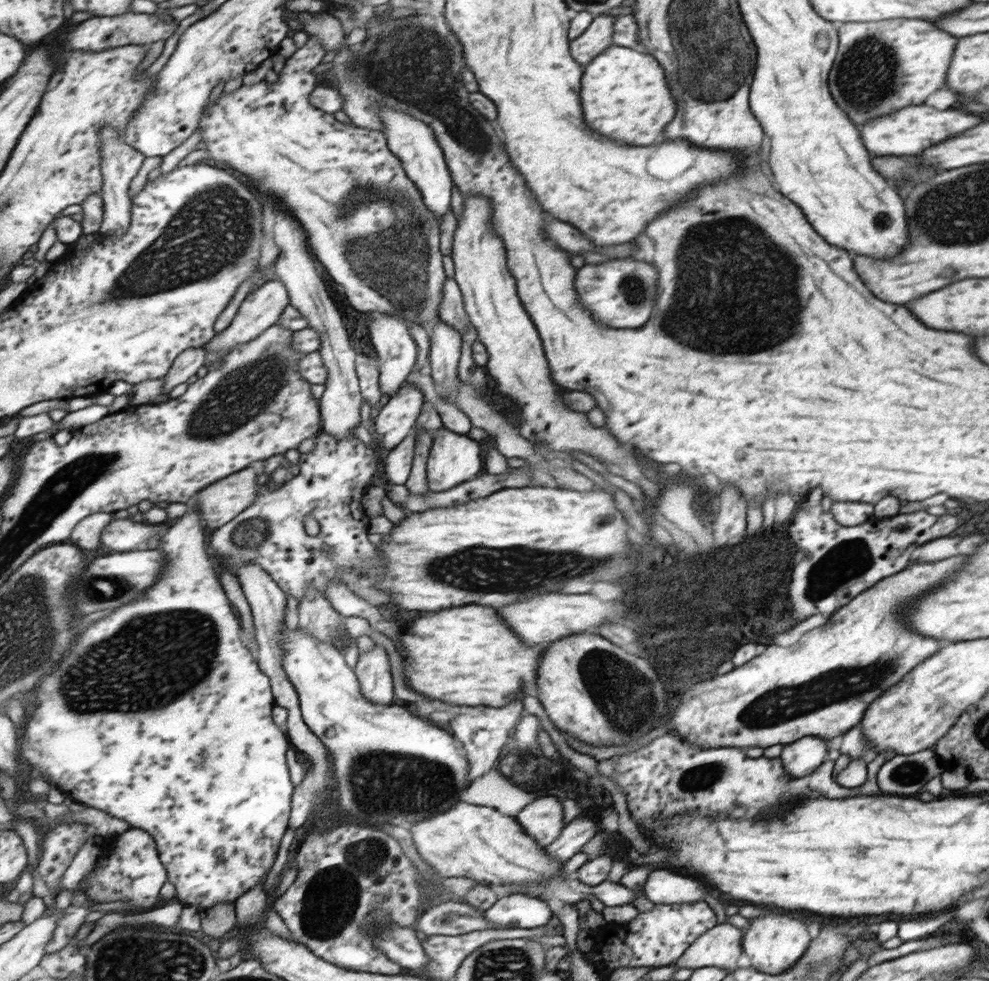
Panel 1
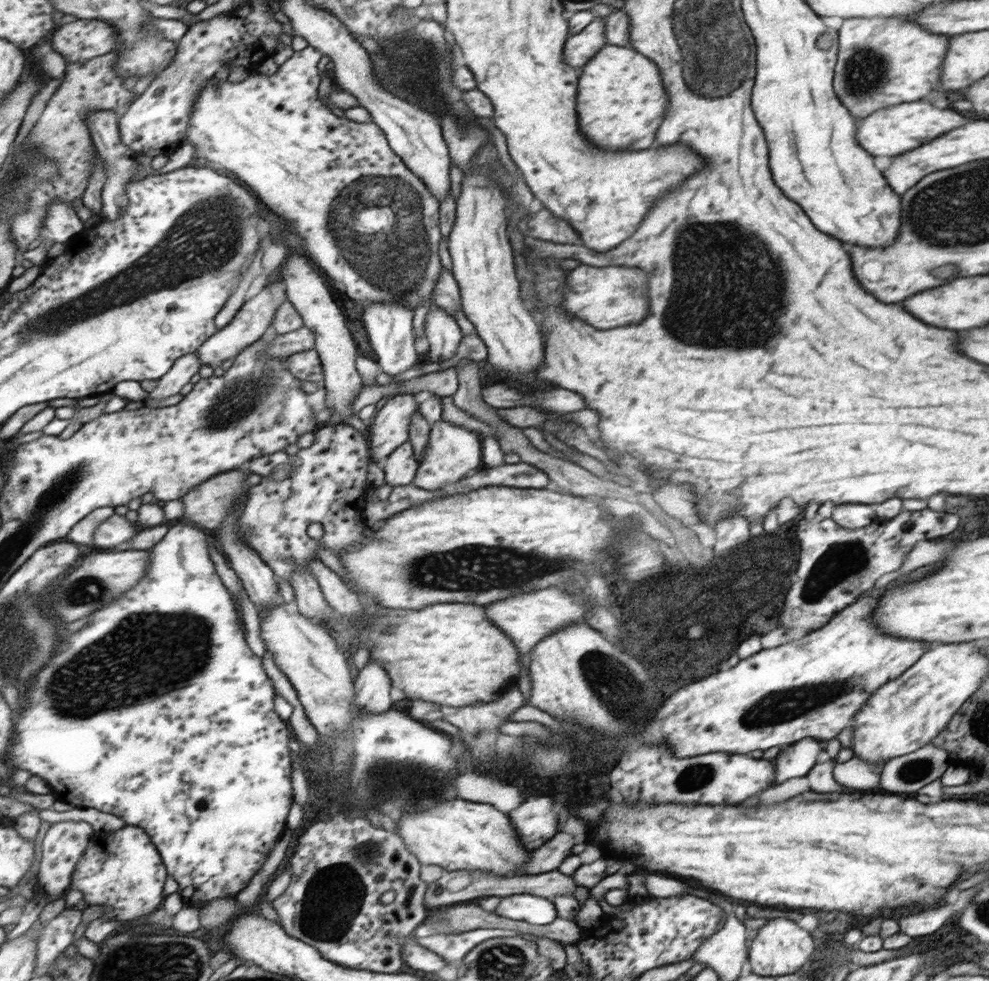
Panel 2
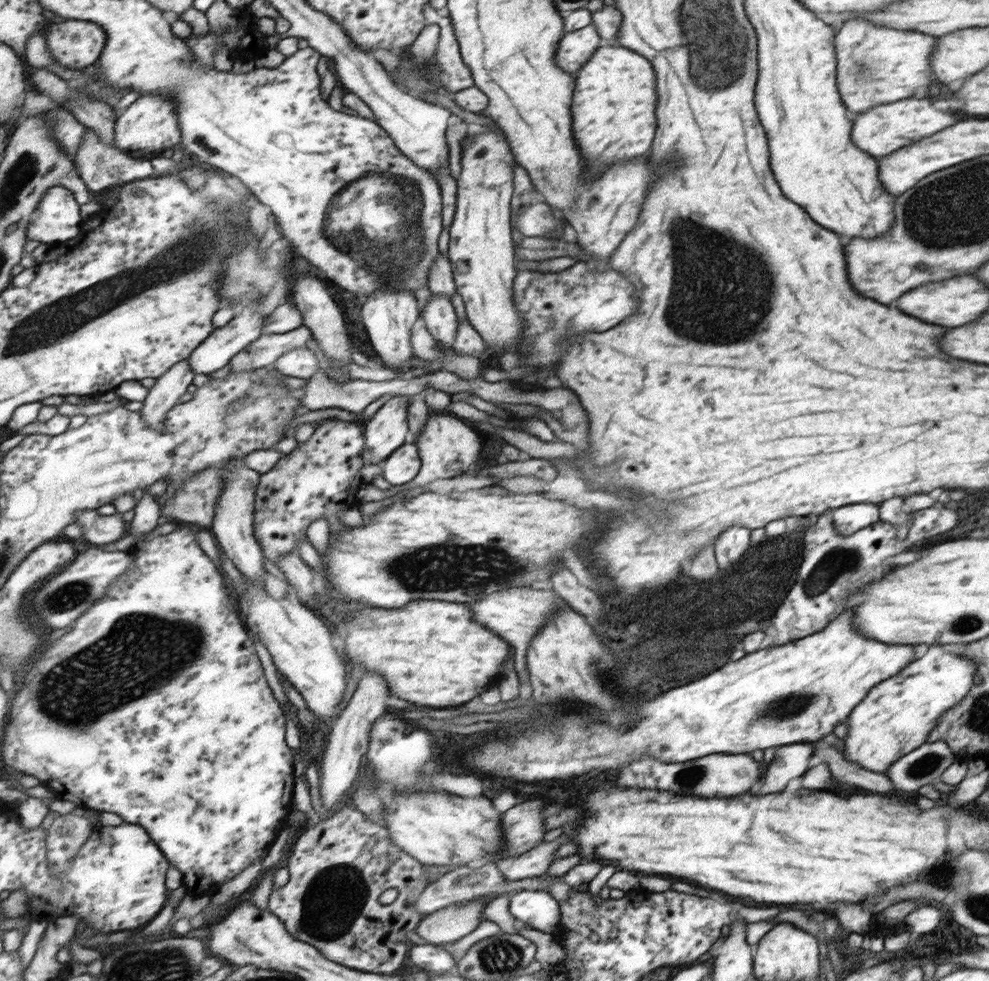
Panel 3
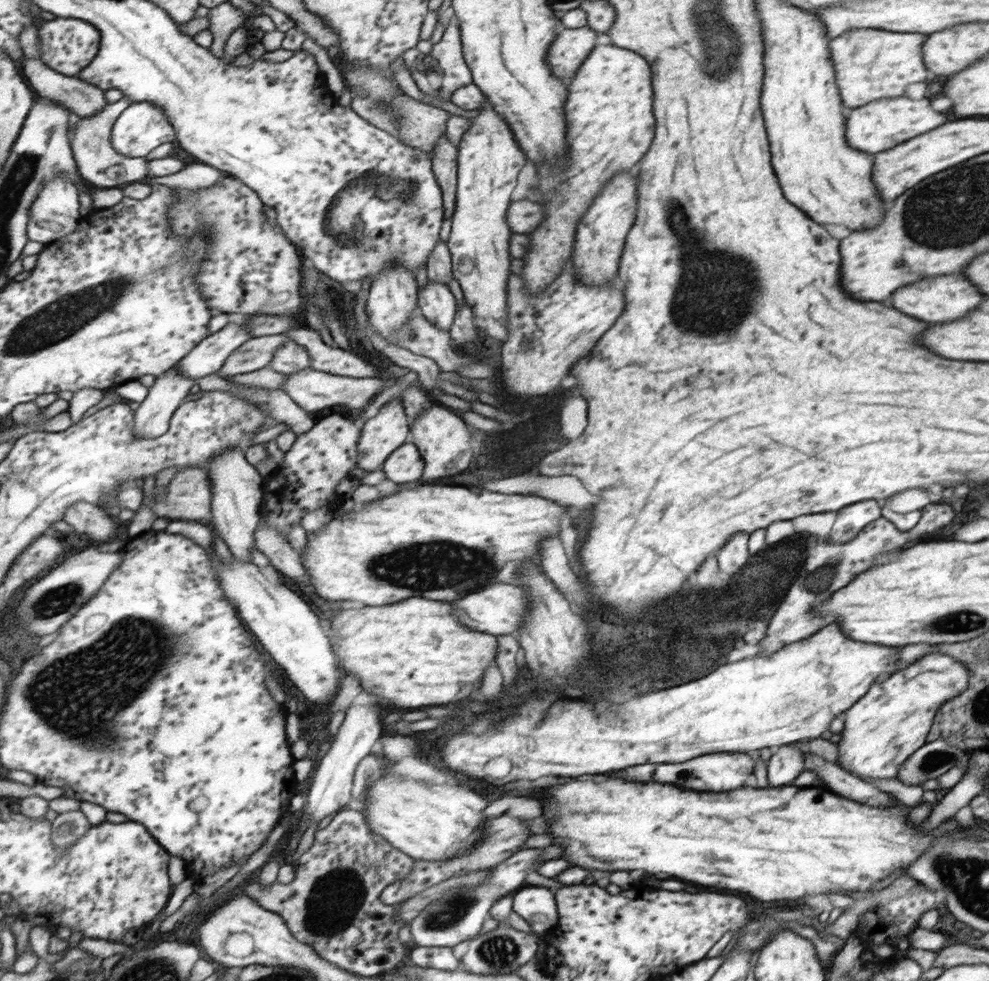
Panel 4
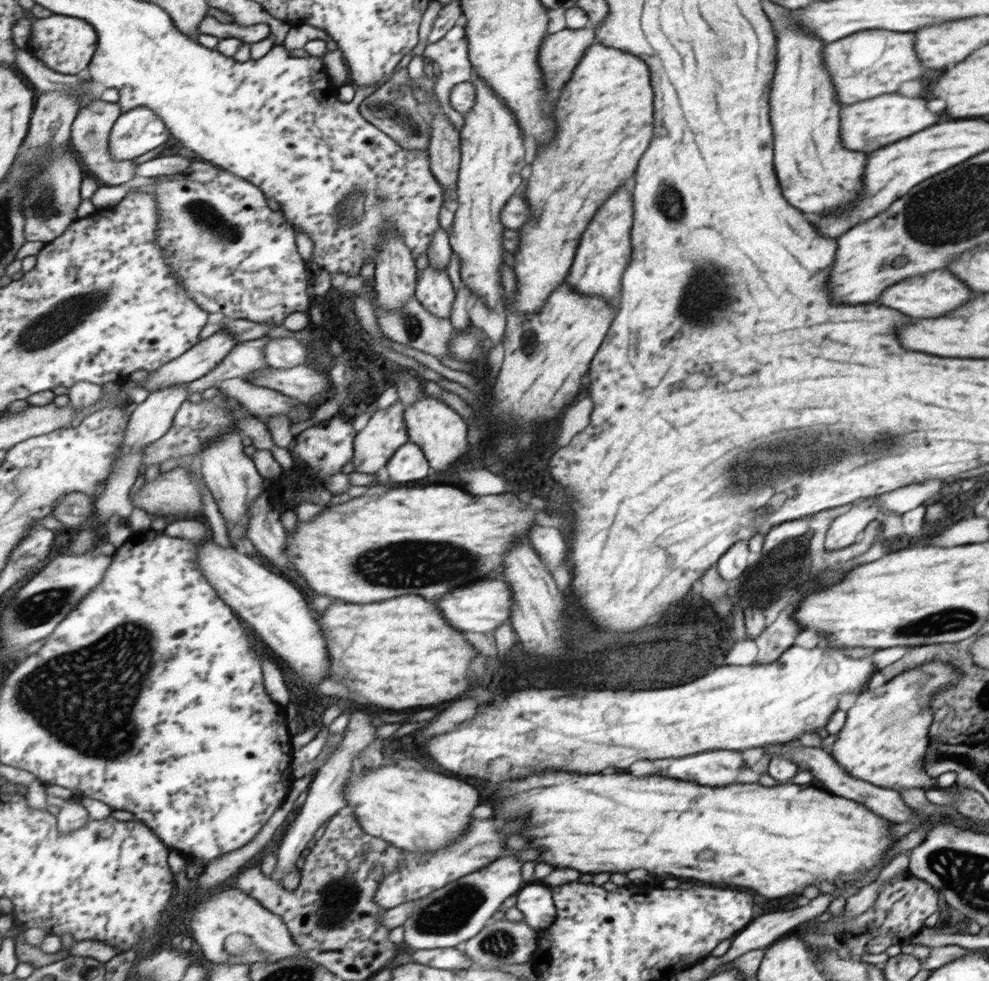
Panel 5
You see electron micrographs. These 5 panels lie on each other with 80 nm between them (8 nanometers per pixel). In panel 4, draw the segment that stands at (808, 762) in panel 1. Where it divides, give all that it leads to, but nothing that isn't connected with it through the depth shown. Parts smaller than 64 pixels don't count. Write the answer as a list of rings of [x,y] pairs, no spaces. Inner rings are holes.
[[[781,746],[767,762],[767,788],[785,786],[804,770],[803,752],[796,746]]]

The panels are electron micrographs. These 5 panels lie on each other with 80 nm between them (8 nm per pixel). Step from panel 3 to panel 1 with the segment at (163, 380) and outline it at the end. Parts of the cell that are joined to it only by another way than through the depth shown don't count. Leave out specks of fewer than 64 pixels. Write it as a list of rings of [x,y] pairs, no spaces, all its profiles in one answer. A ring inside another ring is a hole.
[[[204,347],[189,349],[181,353],[173,363],[169,374],[165,376],[166,387],[164,388],[164,394],[168,395],[175,386],[185,384],[191,376],[199,374],[199,368],[205,366],[205,358],[210,358],[210,356],[207,355]]]

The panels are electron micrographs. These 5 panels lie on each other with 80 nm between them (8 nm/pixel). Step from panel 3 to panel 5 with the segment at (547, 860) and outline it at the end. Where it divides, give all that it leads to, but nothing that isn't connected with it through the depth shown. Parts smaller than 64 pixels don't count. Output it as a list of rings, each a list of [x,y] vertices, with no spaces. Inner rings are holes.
[[[515,856],[507,858],[497,858],[493,866],[485,866],[474,870],[473,873],[466,874],[464,877],[456,878],[448,882],[445,886],[433,890],[432,893],[426,894],[423,898],[417,900],[417,904],[412,906],[410,915],[403,921],[403,941],[413,950],[434,949],[434,948],[451,948],[459,942],[469,940],[475,936],[485,926],[491,915],[498,910],[497,904],[501,904],[505,898],[513,896],[519,886],[521,886],[521,872],[519,872],[523,862]]]

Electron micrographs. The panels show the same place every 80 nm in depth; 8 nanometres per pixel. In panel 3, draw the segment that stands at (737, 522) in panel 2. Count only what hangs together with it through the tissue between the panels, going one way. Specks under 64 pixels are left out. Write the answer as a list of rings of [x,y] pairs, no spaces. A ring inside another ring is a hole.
[[[731,526],[725,528],[719,536],[712,542],[714,560],[717,560],[719,568],[727,568],[733,562],[731,560],[741,560],[741,554],[747,550],[750,543],[750,531],[741,526]]]

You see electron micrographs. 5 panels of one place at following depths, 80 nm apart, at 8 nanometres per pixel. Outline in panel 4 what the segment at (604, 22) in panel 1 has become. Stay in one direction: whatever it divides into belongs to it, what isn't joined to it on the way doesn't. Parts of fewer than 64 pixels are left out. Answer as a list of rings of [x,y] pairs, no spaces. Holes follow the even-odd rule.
[[[586,25],[575,29],[564,29],[557,34],[557,42],[553,42],[553,50],[549,50],[549,68],[557,78],[569,80],[579,64],[585,60],[589,50],[594,48],[595,38],[599,34]]]

